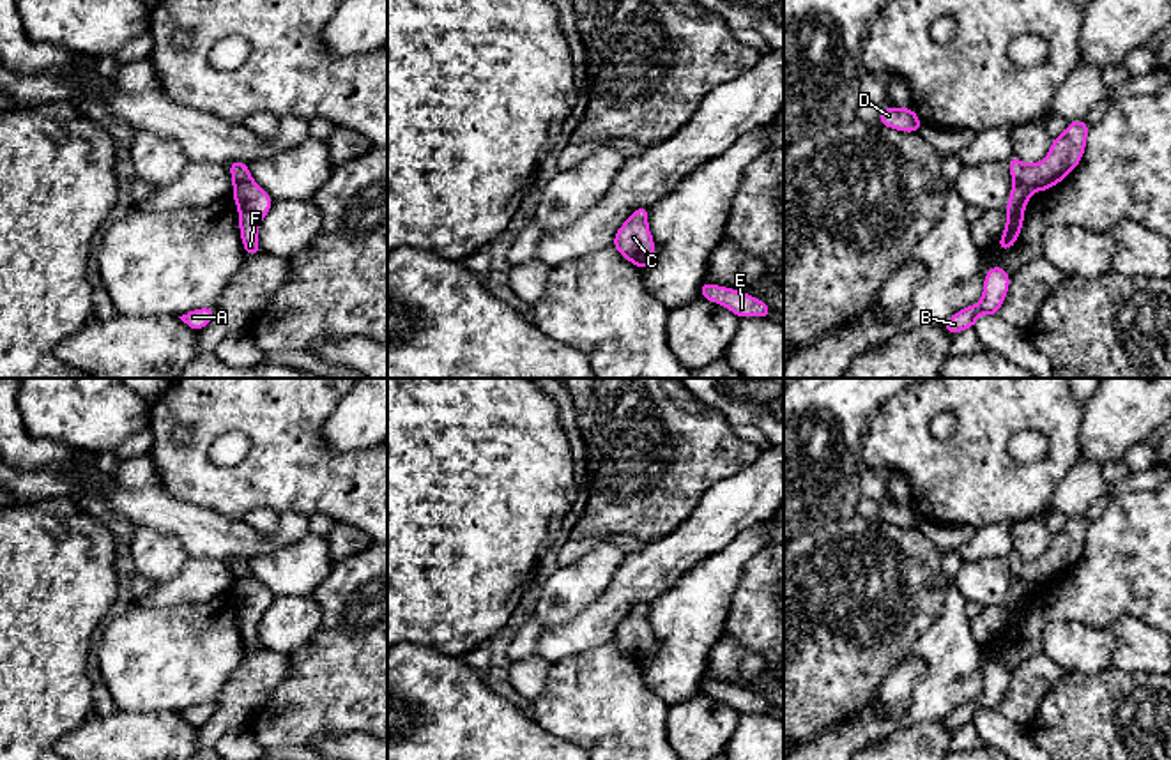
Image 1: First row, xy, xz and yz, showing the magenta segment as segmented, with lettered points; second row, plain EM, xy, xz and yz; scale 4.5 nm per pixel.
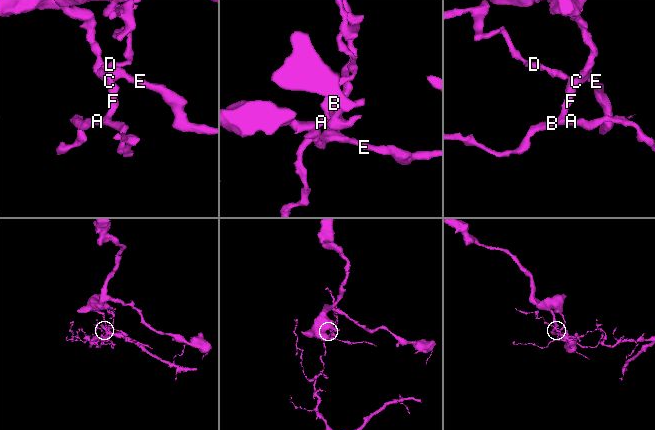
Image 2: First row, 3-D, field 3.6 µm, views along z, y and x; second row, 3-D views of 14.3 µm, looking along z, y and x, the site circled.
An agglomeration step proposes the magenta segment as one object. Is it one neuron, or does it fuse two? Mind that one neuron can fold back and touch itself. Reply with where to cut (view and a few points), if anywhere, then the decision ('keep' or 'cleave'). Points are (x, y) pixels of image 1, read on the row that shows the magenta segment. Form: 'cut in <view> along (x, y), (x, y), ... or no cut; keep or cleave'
cut in yz along (1023, 167), (1021, 184), (1030, 193); cleave

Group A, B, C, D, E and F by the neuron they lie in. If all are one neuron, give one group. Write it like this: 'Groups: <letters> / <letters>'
Groups: A B D F / C E

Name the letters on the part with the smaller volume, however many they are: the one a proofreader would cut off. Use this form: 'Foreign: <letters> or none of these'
Foreign: A, B, D, F

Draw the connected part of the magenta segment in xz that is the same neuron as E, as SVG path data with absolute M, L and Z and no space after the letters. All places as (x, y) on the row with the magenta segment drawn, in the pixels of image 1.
M706 279L700 283L700 297L731 309L738 318L771 316L771 309L764 300L732 288L711 285Z

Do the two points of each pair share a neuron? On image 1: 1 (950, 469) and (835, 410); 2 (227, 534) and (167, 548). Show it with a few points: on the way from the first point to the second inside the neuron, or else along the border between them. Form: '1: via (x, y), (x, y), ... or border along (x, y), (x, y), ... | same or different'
1: border along (892, 396), (874, 412), (858, 455) | different
2: border along (145, 525), (172, 534), (190, 555) | different

